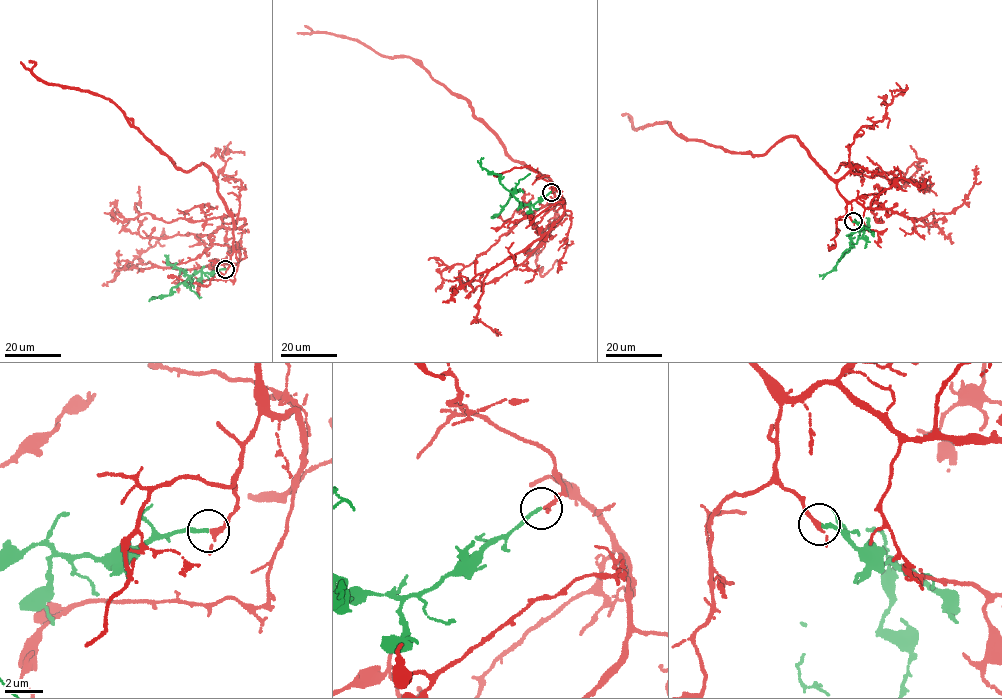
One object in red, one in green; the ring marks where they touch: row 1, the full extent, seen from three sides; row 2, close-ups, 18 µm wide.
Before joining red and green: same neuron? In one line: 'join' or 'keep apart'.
join

